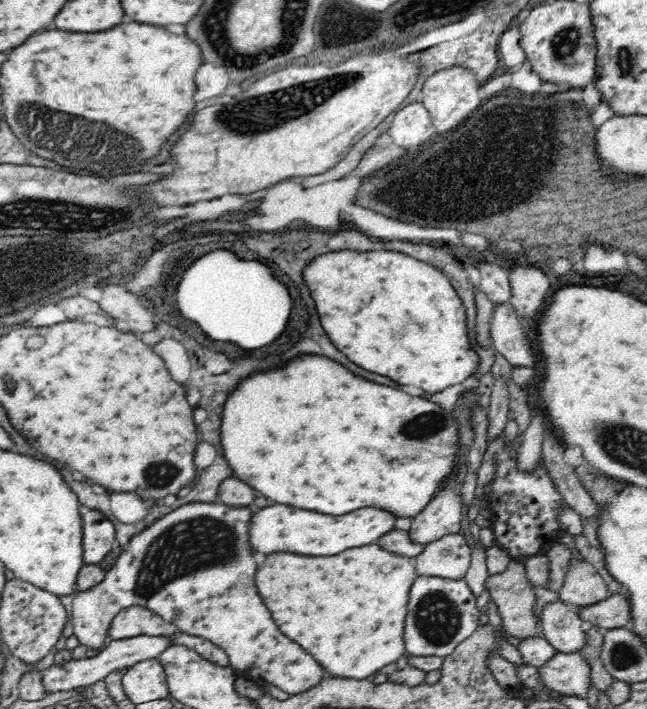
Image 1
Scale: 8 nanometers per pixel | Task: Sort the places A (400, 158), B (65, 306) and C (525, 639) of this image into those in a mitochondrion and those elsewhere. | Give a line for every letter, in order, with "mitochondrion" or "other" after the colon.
A: other
B: other
C: other

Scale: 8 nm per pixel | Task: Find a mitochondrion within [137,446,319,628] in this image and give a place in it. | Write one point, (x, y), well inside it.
(157, 474)

